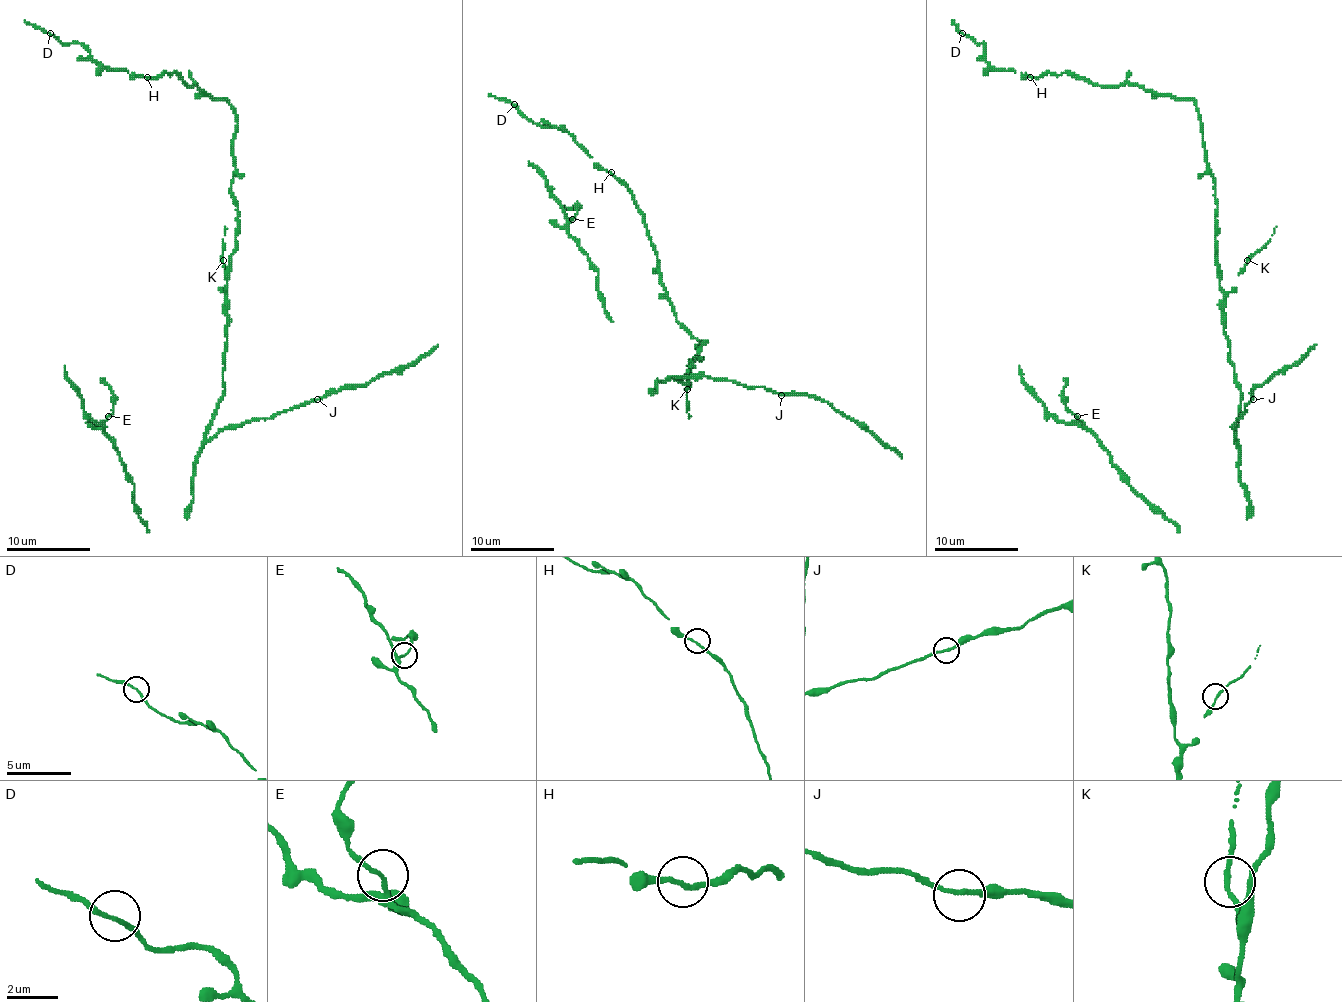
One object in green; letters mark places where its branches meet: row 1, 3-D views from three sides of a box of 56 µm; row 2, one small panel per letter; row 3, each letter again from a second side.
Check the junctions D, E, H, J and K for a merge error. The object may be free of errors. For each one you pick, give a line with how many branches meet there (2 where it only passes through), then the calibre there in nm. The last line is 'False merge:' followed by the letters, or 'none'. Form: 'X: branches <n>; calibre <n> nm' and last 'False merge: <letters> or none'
False merge: none

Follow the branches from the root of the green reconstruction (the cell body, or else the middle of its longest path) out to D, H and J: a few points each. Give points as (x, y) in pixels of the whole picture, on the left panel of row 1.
D: (227, 294), (237, 226), (235, 108), (174, 73), (109, 71), (50, 33)
H: (227, 294), (237, 226), (231, 191), (235, 108), (174, 73), (147, 77)
J: (227, 294), (227, 347), (223, 368), (225, 389), (206, 437), (212, 439), (225, 429), (271, 418), (317, 399)

